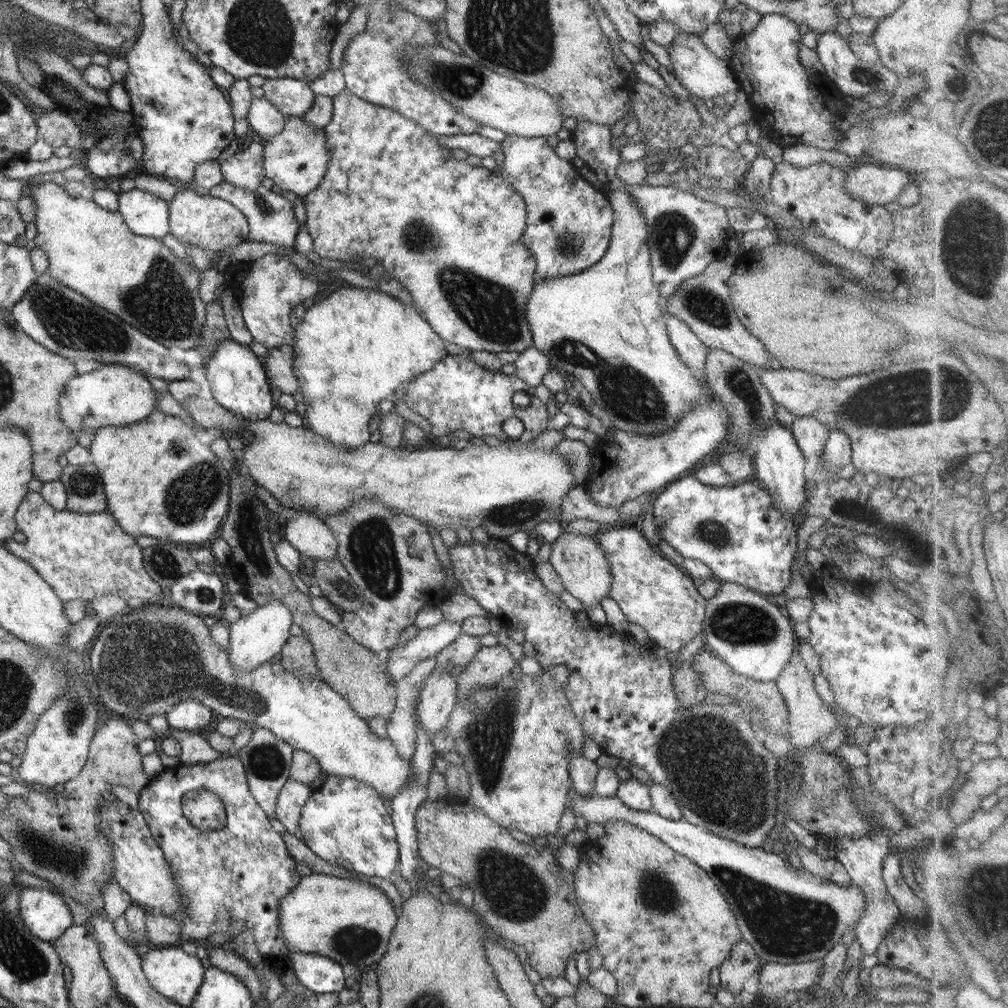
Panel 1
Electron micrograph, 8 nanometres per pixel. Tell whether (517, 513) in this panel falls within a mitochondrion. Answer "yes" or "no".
yes

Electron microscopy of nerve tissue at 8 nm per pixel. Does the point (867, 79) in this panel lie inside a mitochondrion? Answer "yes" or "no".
yes

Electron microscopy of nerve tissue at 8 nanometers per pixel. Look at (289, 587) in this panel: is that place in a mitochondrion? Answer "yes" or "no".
no

